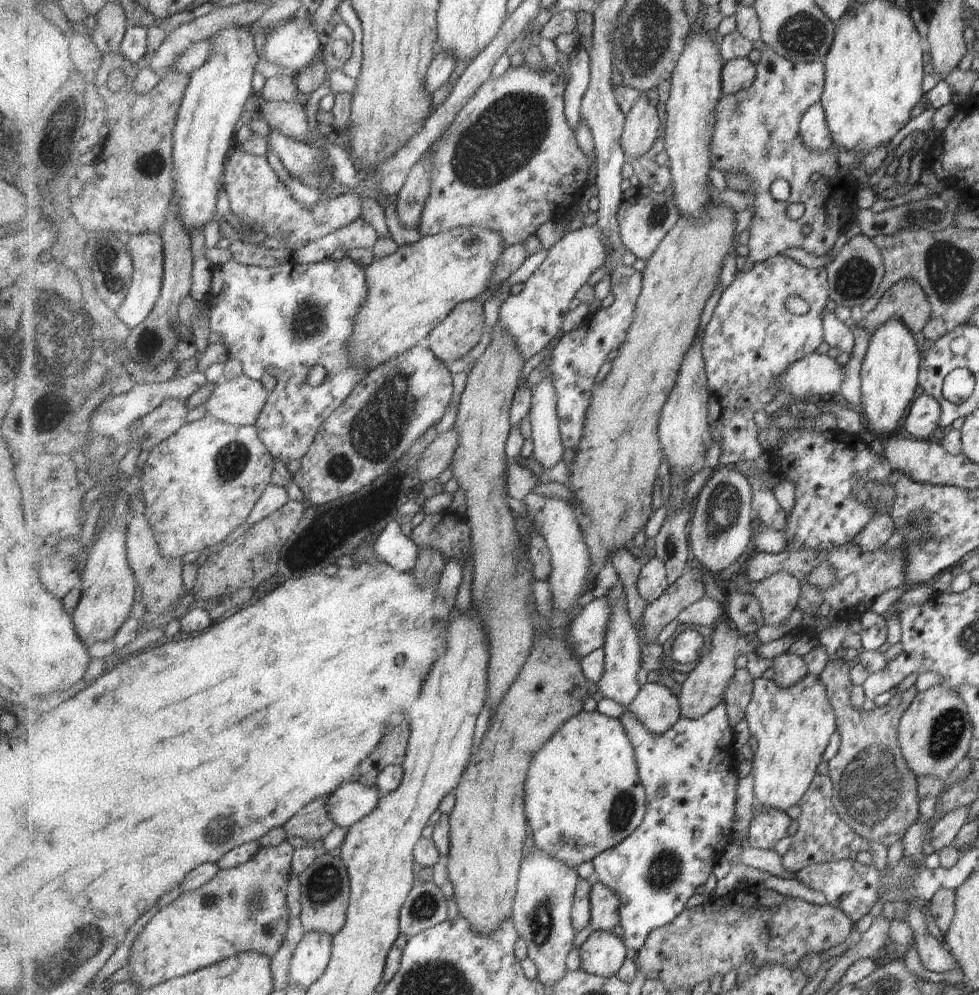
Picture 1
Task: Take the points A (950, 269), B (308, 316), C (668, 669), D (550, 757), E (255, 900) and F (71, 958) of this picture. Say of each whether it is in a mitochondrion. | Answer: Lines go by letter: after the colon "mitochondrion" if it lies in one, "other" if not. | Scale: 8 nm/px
A: mitochondrion
B: mitochondrion
C: other
D: other
E: mitochondrion
F: mitochondrion

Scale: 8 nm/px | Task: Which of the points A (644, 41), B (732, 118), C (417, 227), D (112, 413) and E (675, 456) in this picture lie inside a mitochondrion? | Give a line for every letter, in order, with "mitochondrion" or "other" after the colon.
A: mitochondrion
B: mitochondrion
C: other
D: other
E: other

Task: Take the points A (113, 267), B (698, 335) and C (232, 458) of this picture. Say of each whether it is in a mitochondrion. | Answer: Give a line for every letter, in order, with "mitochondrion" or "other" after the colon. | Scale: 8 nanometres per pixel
A: mitochondrion
B: other
C: mitochondrion

